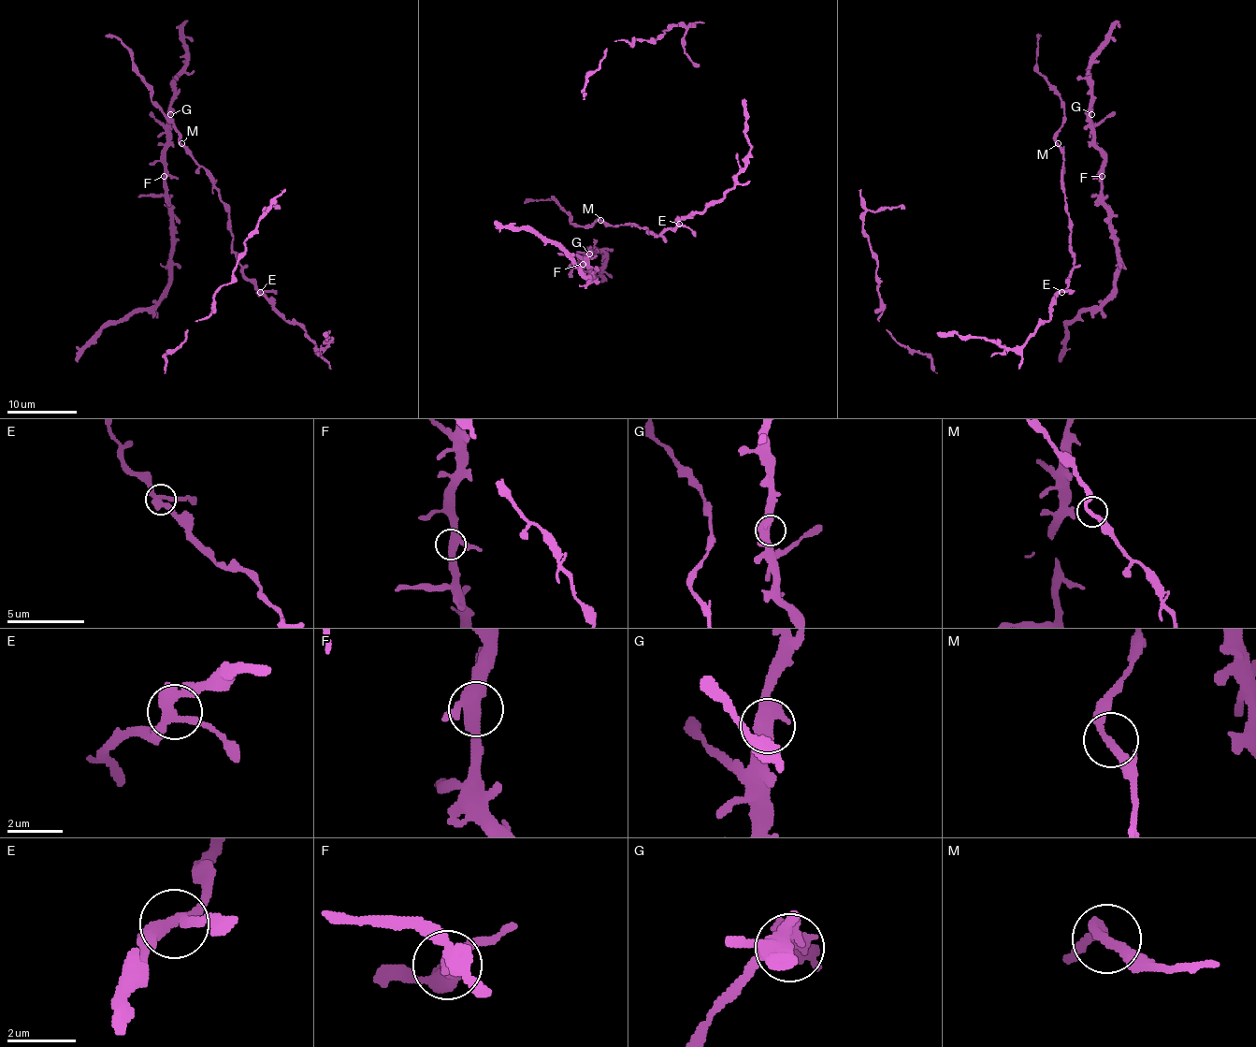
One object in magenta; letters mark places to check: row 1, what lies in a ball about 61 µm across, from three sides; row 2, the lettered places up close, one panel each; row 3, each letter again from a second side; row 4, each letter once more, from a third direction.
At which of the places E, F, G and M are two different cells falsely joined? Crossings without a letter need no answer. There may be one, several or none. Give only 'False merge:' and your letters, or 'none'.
False merge: none

